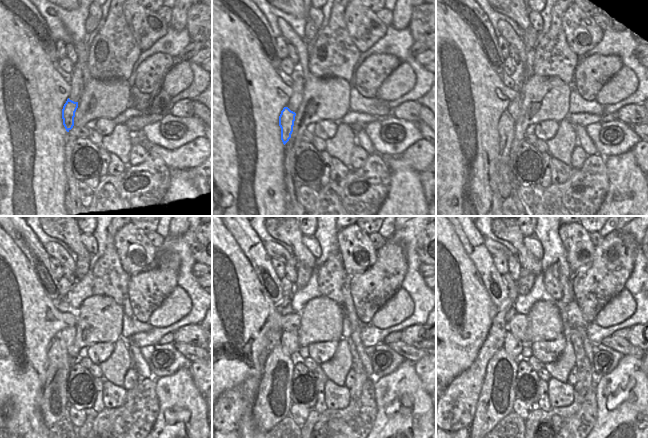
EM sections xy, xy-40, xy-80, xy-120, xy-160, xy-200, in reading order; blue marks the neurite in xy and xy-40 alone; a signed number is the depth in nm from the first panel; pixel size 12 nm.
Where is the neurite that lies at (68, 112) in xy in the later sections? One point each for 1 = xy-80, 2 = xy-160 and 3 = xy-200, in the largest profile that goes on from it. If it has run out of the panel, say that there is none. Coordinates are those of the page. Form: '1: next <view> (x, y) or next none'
1: next xy-80 (506, 126)
2: next xy-160 (272, 404)
3: next xy-200 (495, 402)

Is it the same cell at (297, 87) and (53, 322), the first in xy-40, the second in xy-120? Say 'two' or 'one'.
two

